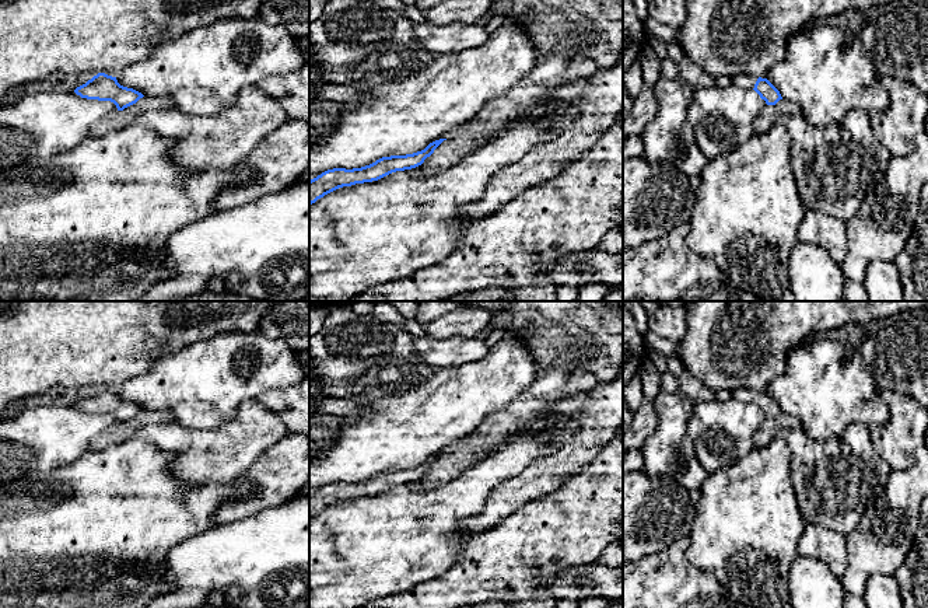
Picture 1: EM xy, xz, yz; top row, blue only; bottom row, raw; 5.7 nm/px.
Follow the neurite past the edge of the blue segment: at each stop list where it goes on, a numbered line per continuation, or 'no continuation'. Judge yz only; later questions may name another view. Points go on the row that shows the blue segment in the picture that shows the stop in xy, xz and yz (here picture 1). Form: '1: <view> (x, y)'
1: yz (742, 80)

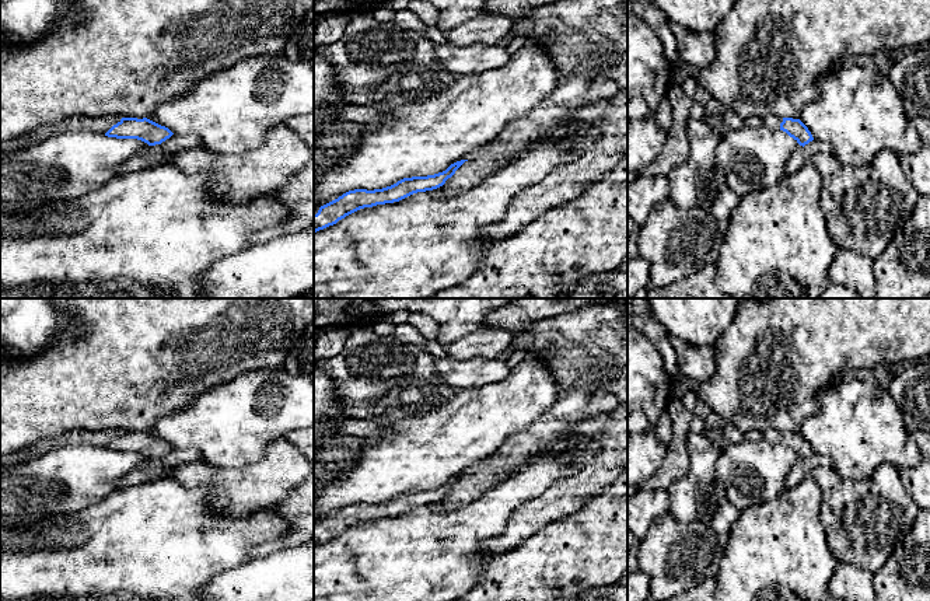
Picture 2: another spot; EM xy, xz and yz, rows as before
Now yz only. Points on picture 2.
1: yz (773, 122)

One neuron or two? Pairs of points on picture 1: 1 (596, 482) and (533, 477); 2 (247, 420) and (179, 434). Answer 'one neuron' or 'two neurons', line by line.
1: two neurons
2: one neuron

